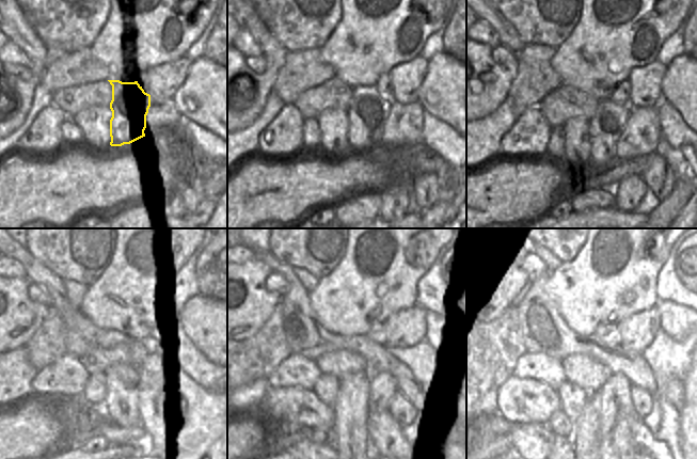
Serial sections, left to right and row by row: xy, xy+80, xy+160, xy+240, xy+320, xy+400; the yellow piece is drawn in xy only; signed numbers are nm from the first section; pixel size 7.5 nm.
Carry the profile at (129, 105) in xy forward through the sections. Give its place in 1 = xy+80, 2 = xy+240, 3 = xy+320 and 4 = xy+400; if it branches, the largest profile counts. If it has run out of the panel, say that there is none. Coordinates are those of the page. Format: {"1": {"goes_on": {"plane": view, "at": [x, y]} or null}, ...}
{"1": {"goes_on": {"plane": "xy+80", "at": [367, 114]}}, "2": {"goes_on": {"plane": "xy+240", "at": [119, 379]}}, "3": {"goes_on": {"plane": "xy+320", "at": [350, 410]}}, "4": {"goes_on": {"plane": "xy+400", "at": [585, 437]}}}

